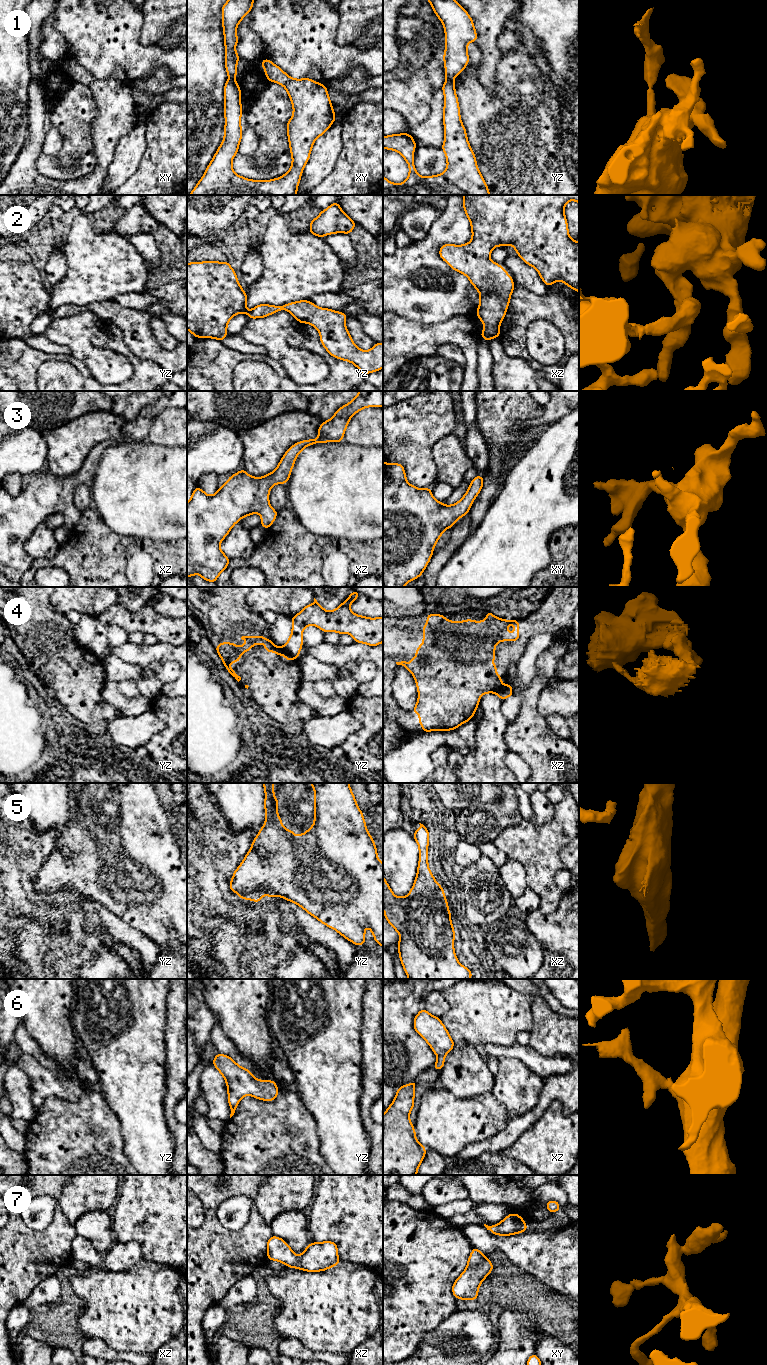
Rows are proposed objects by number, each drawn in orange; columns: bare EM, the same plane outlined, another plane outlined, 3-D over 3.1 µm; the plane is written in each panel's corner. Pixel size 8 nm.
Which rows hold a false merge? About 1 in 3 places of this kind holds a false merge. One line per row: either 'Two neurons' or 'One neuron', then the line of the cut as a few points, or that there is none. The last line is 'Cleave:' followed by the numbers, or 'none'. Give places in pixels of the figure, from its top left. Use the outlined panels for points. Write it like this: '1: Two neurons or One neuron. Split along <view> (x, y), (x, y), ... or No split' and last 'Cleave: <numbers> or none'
1: Two neurons. Split along yz (447, 78), (452, 80)
2: One neuron. No split
3: One neuron. No split
4: Two neurons. Split along yz (281, 647), (295, 658)
5: One neuron. No split
6: One neuron. No split
7: One neuron. No split
Cleave: 1, 4

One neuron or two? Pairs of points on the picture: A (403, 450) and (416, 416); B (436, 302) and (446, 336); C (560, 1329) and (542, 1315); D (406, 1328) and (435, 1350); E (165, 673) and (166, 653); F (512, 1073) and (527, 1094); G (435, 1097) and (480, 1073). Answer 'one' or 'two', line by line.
A: one
B: two
C: one
D: two
E: two
F: one
G: two

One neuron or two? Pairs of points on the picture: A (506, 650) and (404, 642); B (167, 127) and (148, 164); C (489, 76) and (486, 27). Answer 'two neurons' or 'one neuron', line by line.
A: one neuron
B: one neuron
C: one neuron

